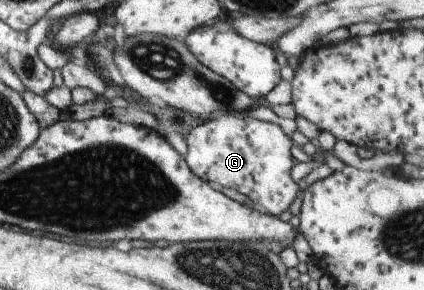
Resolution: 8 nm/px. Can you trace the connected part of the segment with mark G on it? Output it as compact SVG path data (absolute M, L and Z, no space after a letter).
M225 113L213 120L203 120L185 136L187 146L184 160L187 167L199 180L215 182L221 187L228 187L246 196L258 208L269 215L277 216L298 201L297 184L291 180L289 172L295 161L291 157L292 140L273 122L262 122L255 118L235 118Z

